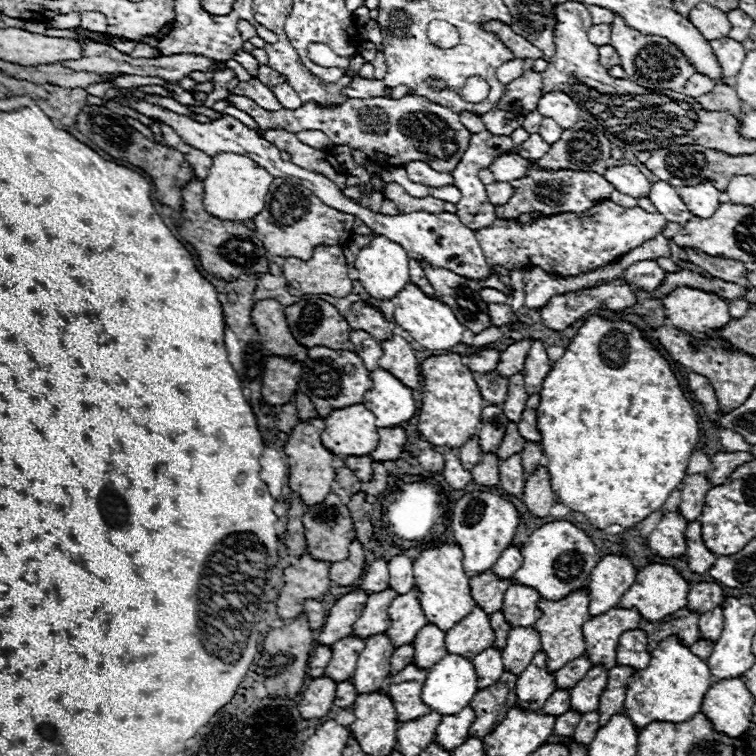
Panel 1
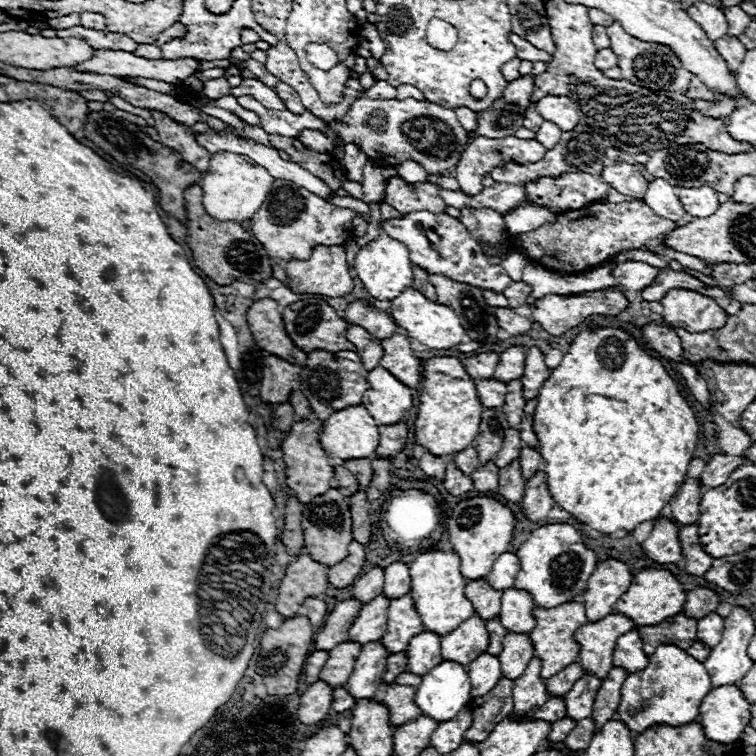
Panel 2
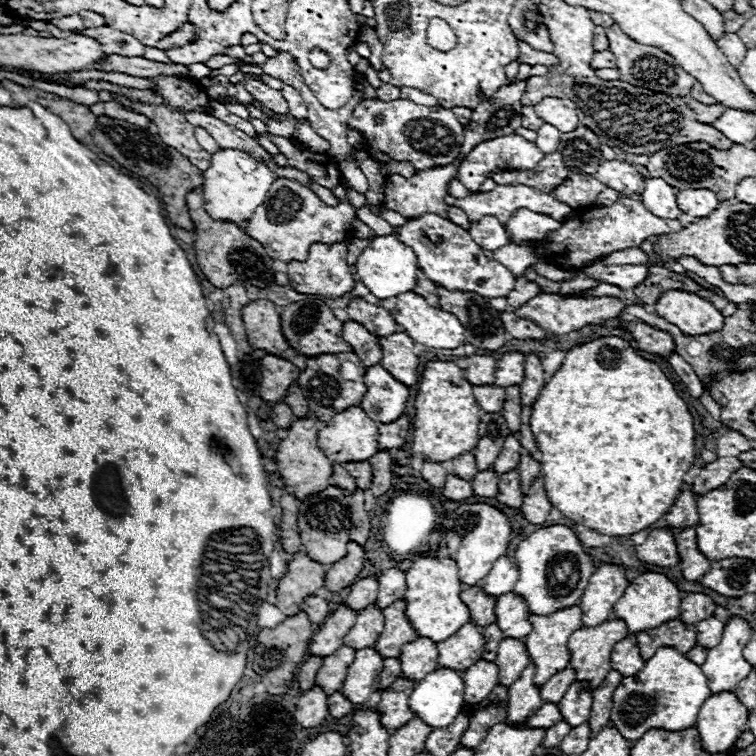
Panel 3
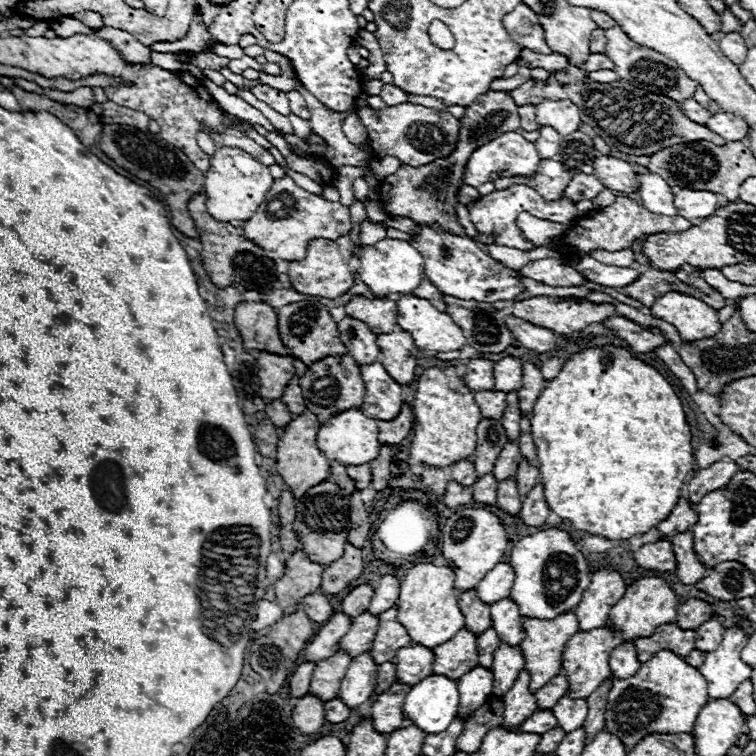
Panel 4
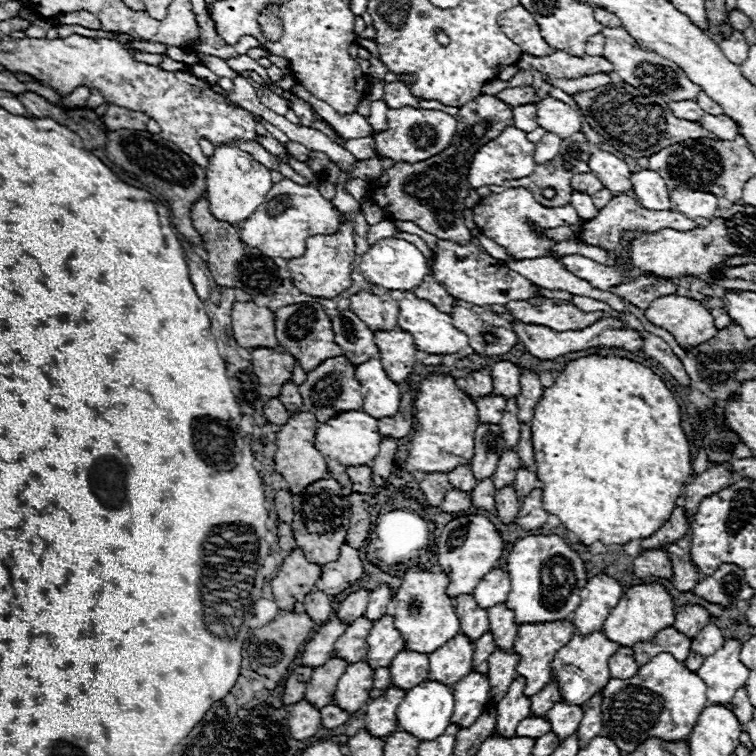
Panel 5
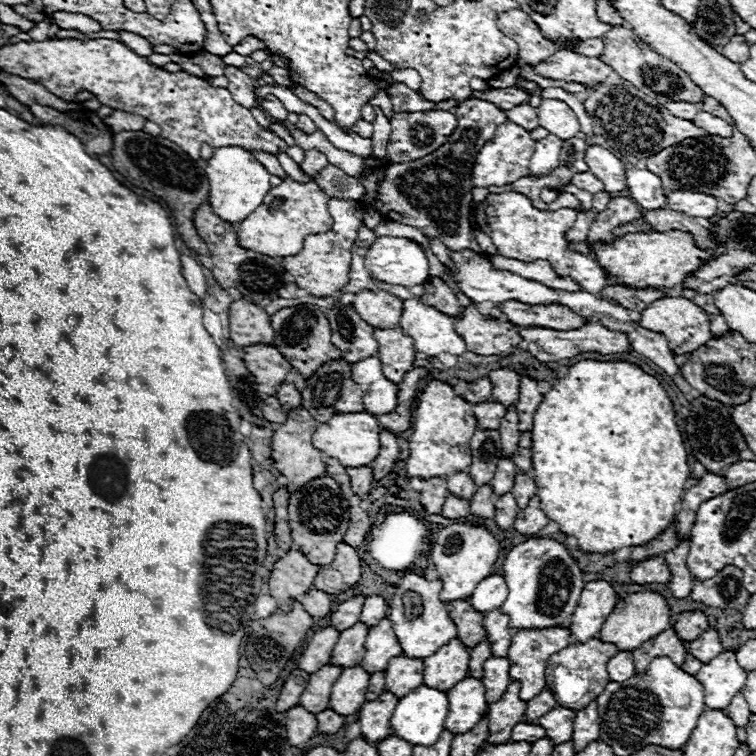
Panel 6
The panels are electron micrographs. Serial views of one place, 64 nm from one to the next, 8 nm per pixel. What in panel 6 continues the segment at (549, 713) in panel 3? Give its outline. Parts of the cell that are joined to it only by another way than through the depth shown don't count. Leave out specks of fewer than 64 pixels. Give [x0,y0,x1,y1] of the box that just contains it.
[510,722,546,744]

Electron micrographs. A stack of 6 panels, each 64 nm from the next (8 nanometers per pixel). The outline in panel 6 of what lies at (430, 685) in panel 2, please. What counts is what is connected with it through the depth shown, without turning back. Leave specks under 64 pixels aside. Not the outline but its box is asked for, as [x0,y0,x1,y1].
[390,684,450,746]

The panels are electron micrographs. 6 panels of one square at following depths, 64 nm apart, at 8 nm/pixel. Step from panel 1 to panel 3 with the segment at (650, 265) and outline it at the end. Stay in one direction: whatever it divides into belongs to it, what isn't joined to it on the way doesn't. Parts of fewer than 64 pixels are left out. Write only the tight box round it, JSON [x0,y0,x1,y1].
[582,260,648,290]

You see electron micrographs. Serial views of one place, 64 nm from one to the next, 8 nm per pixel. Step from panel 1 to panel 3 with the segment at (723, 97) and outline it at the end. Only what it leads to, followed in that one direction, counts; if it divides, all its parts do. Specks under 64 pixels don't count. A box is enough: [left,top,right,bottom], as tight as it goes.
[686,98,726,124]

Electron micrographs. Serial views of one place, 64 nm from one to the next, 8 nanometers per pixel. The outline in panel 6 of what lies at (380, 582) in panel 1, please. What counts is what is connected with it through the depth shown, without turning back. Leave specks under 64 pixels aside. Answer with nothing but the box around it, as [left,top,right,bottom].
[330,596,364,632]

